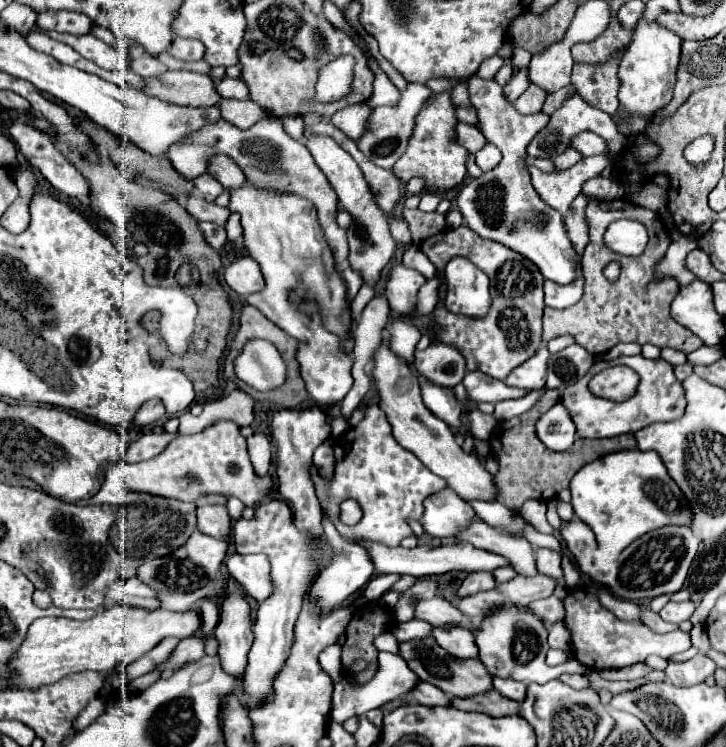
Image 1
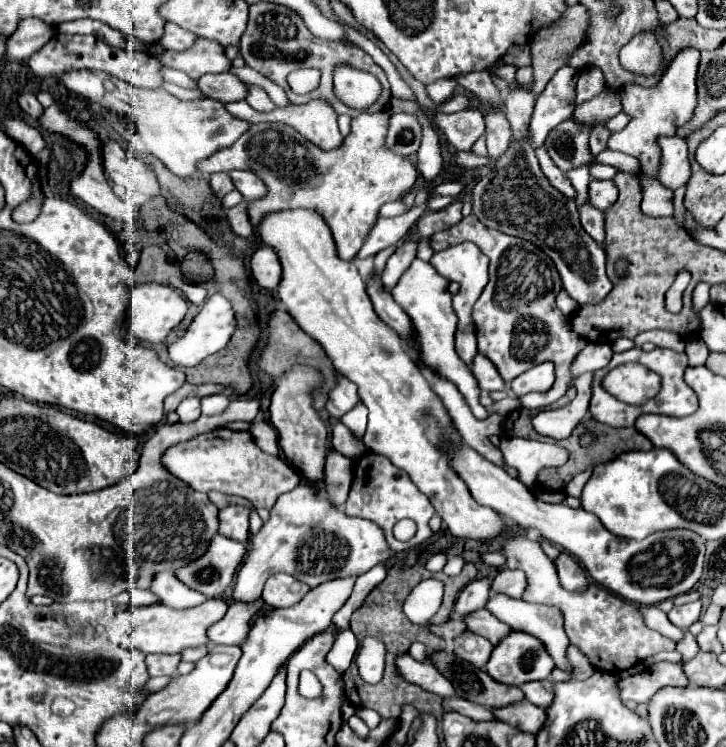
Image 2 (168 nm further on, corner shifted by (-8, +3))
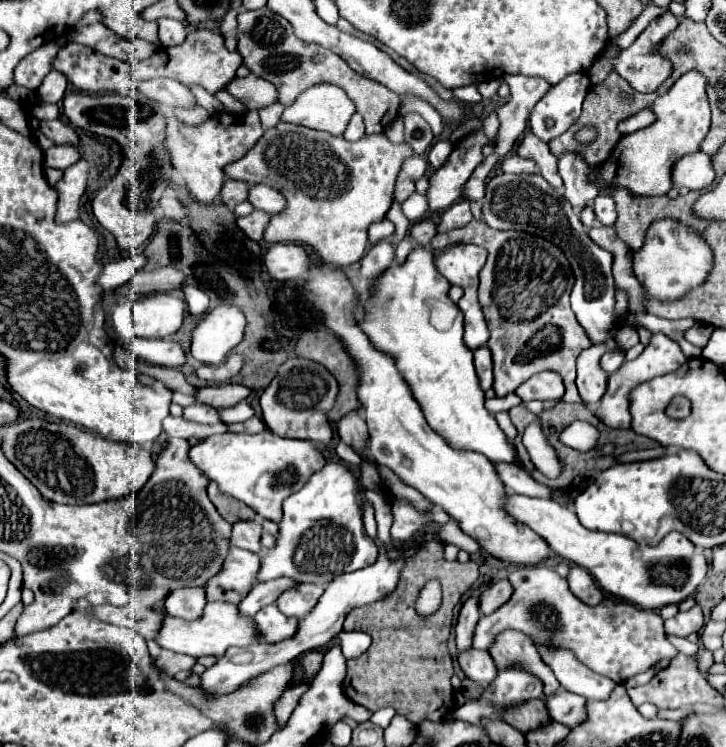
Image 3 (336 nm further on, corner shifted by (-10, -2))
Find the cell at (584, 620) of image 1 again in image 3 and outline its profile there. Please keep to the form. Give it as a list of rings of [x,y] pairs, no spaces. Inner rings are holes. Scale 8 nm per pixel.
[[[544,565],[520,567],[510,573],[508,579],[514,593],[506,605],[480,619],[474,631],[474,649],[490,649],[496,633],[504,629],[518,629],[530,635],[534,643],[540,639],[554,647],[572,649],[580,663],[616,683],[624,683],[664,657],[672,659],[678,655],[676,647],[666,639],[664,621],[656,611],[644,611],[610,597],[602,599],[594,607],[584,605],[570,593],[566,579]]]

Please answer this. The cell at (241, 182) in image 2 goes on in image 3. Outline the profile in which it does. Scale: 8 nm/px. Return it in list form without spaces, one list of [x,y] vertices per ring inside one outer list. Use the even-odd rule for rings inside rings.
[[[252,185],[248,201],[254,205],[254,209],[260,209],[270,215],[280,213],[286,207],[286,199],[282,197],[282,193],[274,191],[268,185]]]

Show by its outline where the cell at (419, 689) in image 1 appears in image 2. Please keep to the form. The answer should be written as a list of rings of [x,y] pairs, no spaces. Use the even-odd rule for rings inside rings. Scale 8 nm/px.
[[[454,696],[450,702],[446,702],[446,706],[448,706],[448,710],[456,710],[456,712],[460,712],[460,714],[464,714],[464,716],[476,720],[476,722],[478,720],[484,720],[484,722],[486,720],[496,720],[492,710],[488,710],[480,704],[472,704],[472,702],[468,702],[464,698],[458,698],[458,696]]]

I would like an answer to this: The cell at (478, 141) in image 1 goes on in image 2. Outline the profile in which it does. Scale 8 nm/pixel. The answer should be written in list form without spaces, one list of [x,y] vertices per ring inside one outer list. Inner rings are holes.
[[[468,108],[454,114],[436,112],[434,126],[444,134],[446,142],[456,150],[470,150],[472,144],[484,134],[484,114]]]

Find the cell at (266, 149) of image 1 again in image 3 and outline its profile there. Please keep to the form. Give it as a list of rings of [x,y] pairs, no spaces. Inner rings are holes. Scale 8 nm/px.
[[[278,123],[276,127],[266,129],[262,139],[258,139],[242,159],[226,165],[224,173],[230,179],[246,181],[248,185],[264,183],[276,191],[284,189],[288,201],[286,211],[270,219],[264,241],[306,243],[318,251],[326,263],[346,267],[362,259],[368,227],[386,217],[394,201],[398,171],[412,153],[408,143],[392,143],[386,133],[364,135],[350,143],[344,137]]]

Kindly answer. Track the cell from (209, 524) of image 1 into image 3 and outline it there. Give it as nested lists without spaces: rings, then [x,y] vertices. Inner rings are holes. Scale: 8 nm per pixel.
[[[240,519],[232,525],[232,537],[230,543],[240,549],[248,549],[260,555],[260,535],[262,535],[262,525],[258,521],[250,519]]]

